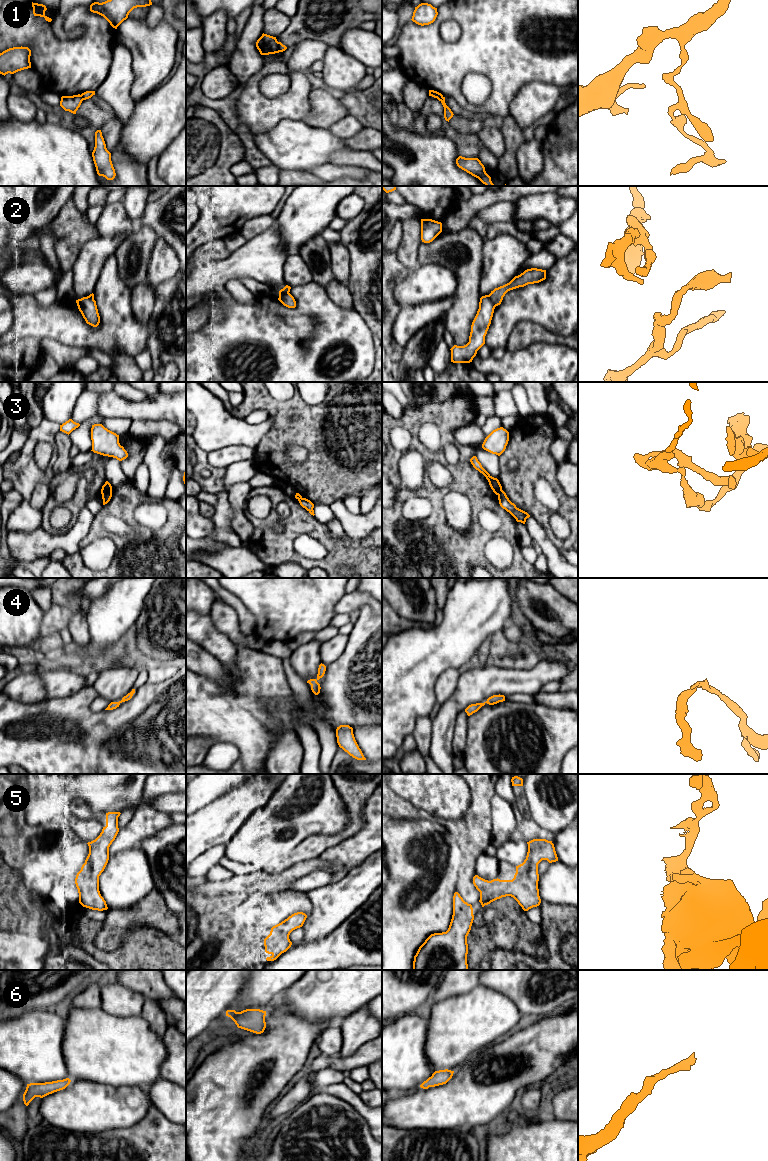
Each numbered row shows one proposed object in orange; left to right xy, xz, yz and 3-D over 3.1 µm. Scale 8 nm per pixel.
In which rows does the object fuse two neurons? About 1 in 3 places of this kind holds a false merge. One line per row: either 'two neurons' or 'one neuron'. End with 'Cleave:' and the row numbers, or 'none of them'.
1: two neurons
2: two neurons
3: two neurons
4: one neuron
5: one neuron
6: one neuron
Cleave: 1, 2, 3

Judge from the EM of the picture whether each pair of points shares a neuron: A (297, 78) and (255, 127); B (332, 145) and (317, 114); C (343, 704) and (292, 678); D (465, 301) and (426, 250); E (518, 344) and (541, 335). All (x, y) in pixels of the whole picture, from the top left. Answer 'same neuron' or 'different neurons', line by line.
A: same neuron
B: different neurons
C: different neurons
D: same neuron
E: same neuron

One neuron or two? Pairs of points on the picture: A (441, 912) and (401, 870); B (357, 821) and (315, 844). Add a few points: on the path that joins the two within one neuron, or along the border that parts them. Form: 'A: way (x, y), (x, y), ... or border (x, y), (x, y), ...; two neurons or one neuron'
A: way (420, 912), (401, 913), (395, 906), (398, 891); one neuron
B: way (347, 831), (337, 838), (325, 840); one neuron

